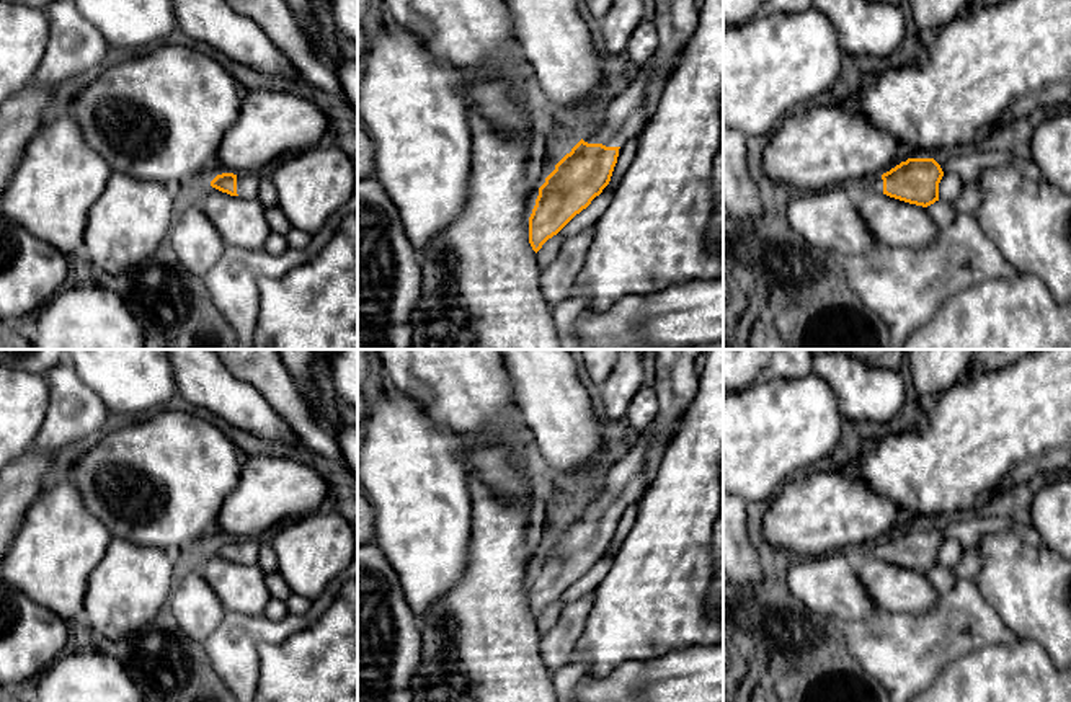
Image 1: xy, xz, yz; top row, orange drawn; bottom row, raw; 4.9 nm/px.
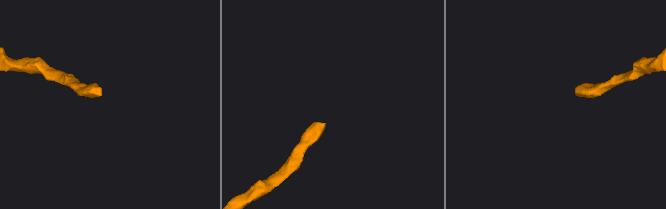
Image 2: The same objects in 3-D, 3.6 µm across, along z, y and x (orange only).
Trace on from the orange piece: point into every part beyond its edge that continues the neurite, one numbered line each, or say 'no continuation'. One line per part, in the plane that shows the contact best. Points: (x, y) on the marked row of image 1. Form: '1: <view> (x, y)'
1: xz (624, 115)

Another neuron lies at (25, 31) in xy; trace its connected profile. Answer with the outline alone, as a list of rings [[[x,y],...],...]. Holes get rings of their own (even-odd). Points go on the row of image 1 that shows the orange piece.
[[[0,0],[0,106],[33,80],[49,34],[44,10]]]

